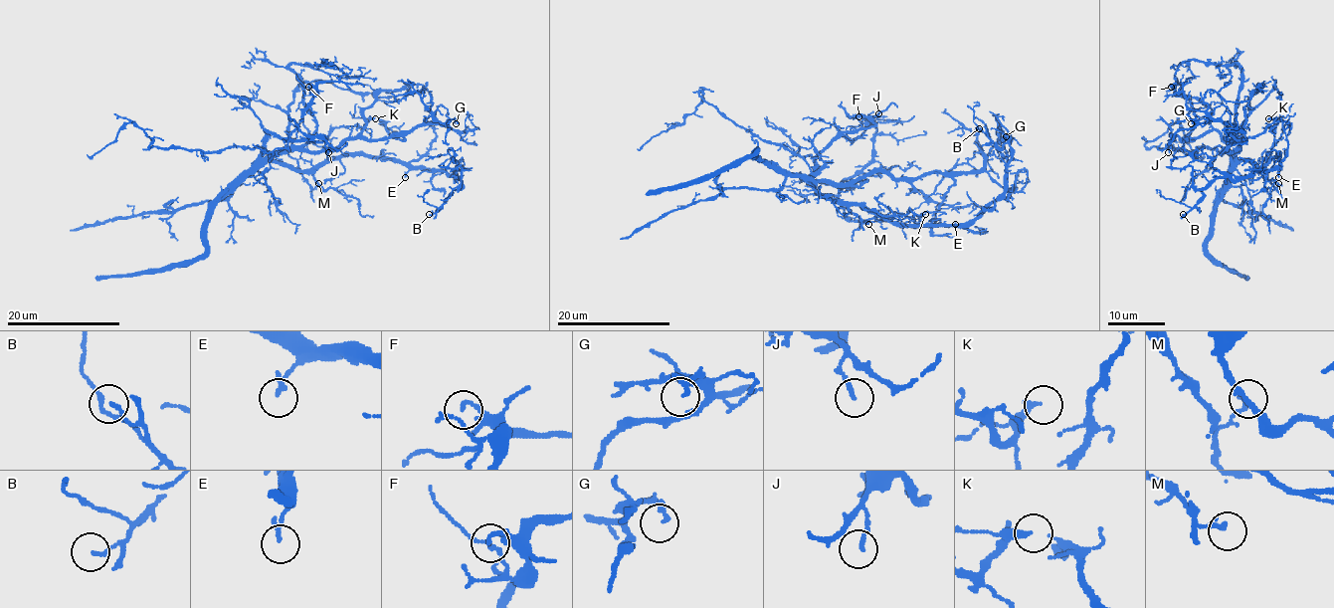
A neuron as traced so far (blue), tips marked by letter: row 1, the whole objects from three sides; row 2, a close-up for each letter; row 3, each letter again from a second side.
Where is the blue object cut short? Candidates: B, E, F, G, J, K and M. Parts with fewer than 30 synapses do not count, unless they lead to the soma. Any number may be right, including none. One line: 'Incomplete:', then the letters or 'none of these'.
Incomplete: none of these

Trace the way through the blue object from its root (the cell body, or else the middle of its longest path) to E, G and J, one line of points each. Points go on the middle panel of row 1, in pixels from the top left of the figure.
E: (842, 203), (864, 204), (902, 224), (959, 226), (955, 224)
G: (842, 203), (825, 197), (816, 184), (855, 183), (874, 172), (895, 177), (978, 172), (983, 157), (1006, 136)
J: (842, 203), (825, 197), (816, 189), (815, 160), (845, 132), (872, 126), (872, 118), (878, 113)

